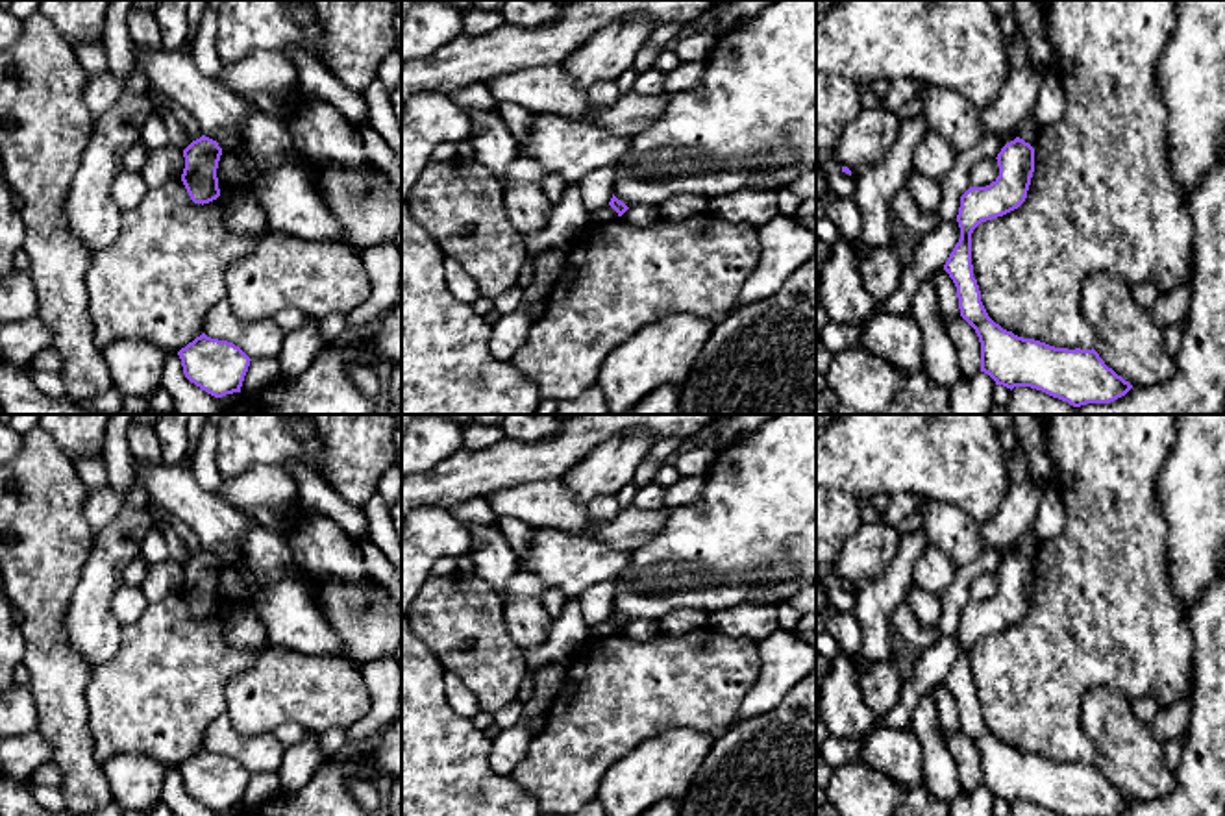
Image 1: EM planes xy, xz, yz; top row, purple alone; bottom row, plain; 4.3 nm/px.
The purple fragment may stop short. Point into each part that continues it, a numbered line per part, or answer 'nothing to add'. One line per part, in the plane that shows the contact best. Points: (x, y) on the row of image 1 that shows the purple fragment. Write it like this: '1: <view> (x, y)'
nothing to add

